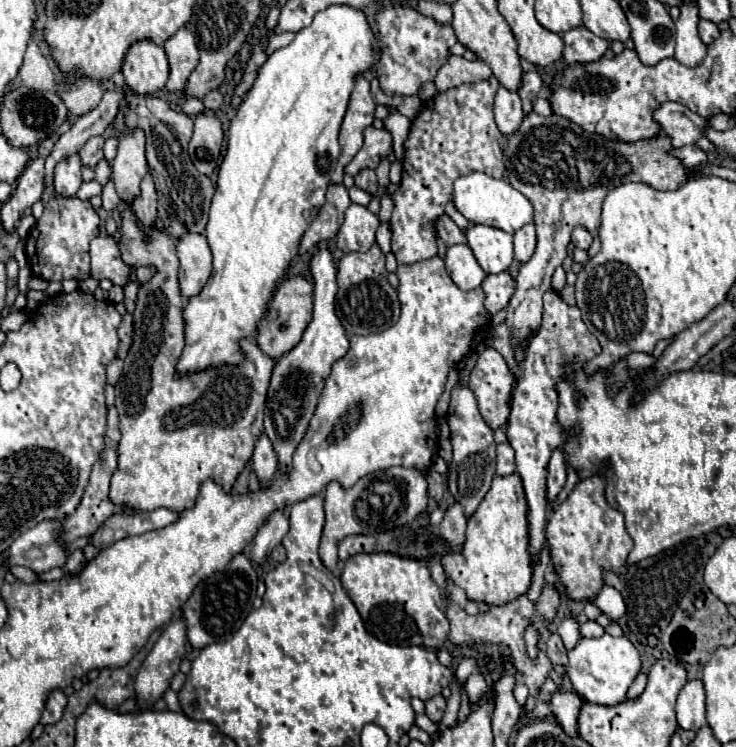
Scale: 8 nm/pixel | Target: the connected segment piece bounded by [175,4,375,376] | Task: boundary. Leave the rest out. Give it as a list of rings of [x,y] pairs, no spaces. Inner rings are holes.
[[[333,4],[317,12],[313,22],[301,28],[289,46],[275,50],[259,70],[253,88],[247,92],[229,126],[227,152],[217,172],[217,188],[205,232],[213,252],[213,272],[203,290],[189,298],[183,308],[185,348],[177,362],[175,376],[203,372],[221,364],[237,366],[245,360],[241,342],[255,338],[259,322],[269,312],[275,286],[287,272],[305,230],[317,218],[325,202],[331,174],[341,156],[337,136],[355,76],[375,64],[373,42],[375,34],[365,12],[347,4]]]

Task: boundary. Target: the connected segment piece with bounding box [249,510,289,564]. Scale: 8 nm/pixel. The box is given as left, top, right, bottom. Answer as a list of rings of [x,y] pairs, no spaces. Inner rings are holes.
[[[283,510],[273,512],[271,520],[267,520],[267,524],[263,524],[263,528],[255,536],[249,560],[253,564],[265,562],[265,556],[271,554],[271,550],[281,542],[281,538],[287,534],[287,530],[289,530],[289,518],[287,518],[287,514]]]

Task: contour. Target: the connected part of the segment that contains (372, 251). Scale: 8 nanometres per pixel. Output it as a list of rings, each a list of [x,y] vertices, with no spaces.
[[[373,244],[367,252],[349,252],[339,260],[339,296],[335,308],[347,328],[347,334],[377,334],[397,322],[397,292],[387,282],[385,256],[377,244]]]

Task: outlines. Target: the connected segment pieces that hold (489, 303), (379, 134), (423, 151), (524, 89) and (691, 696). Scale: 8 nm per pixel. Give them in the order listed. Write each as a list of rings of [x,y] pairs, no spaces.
[[[501,272],[501,274],[491,274],[485,278],[483,282],[483,292],[485,292],[485,308],[487,312],[493,316],[499,310],[503,310],[515,290],[515,282],[509,276],[509,272]]]
[[[369,126],[363,132],[363,146],[355,154],[355,158],[345,166],[345,174],[355,176],[363,168],[375,168],[383,156],[391,152],[391,134],[387,130],[377,130]]]
[[[491,76],[489,80],[477,84],[461,84],[449,88],[445,92],[437,92],[433,98],[425,100],[419,108],[415,120],[411,122],[409,136],[405,140],[405,158],[403,158],[403,178],[393,198],[393,216],[389,222],[391,228],[391,244],[393,254],[399,264],[415,264],[437,254],[437,230],[435,222],[445,214],[445,204],[453,200],[453,182],[471,172],[485,172],[493,178],[503,178],[505,162],[503,162],[503,146],[505,136],[499,132],[493,120],[493,98],[499,88],[499,80]]]
[[[527,72],[527,74],[523,76],[523,84],[521,84],[521,88],[519,88],[519,96],[521,96],[521,100],[523,100],[523,110],[525,110],[525,114],[533,112],[533,102],[535,102],[535,98],[539,96],[541,86],[543,86],[543,80],[541,80],[541,76],[539,76],[537,72]]]
[[[689,680],[677,698],[677,722],[683,730],[699,730],[705,720],[705,690],[701,680]]]

